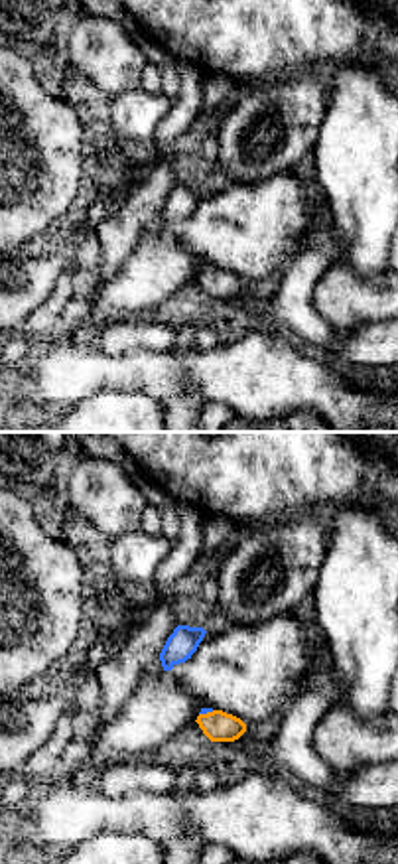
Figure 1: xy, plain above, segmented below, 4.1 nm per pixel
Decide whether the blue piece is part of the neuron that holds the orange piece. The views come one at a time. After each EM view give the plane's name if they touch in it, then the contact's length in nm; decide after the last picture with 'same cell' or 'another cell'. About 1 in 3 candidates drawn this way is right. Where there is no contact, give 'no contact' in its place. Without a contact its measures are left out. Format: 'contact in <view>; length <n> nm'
contact in xy; length 70 nm

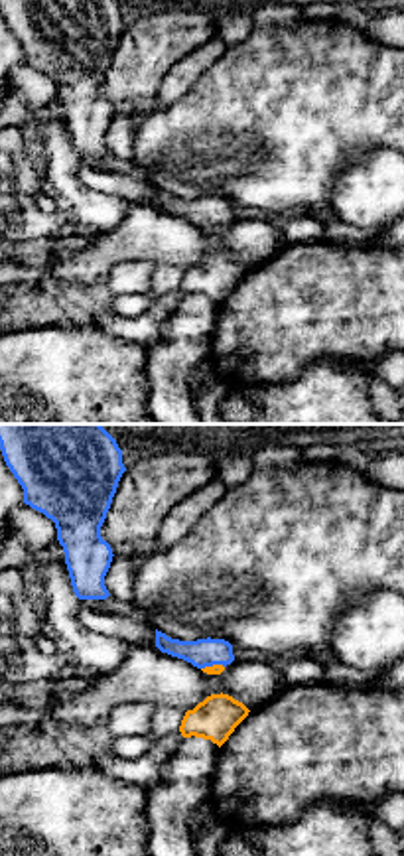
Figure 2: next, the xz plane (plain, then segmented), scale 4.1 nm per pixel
contact in xz; length 100 nm

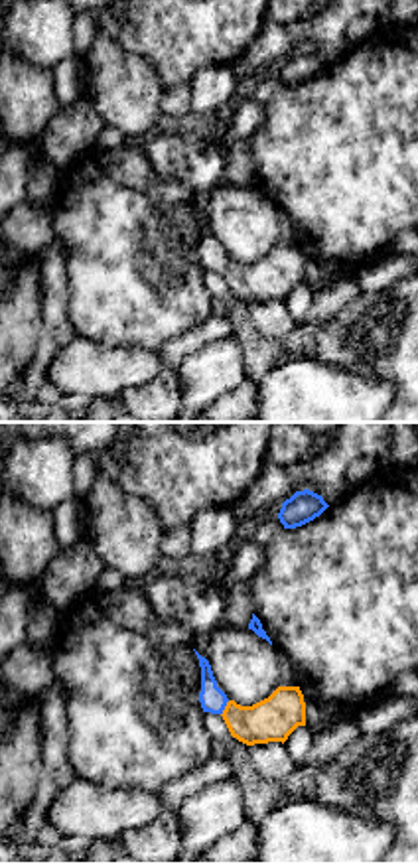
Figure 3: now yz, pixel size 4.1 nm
contact in yz; length 70 nm

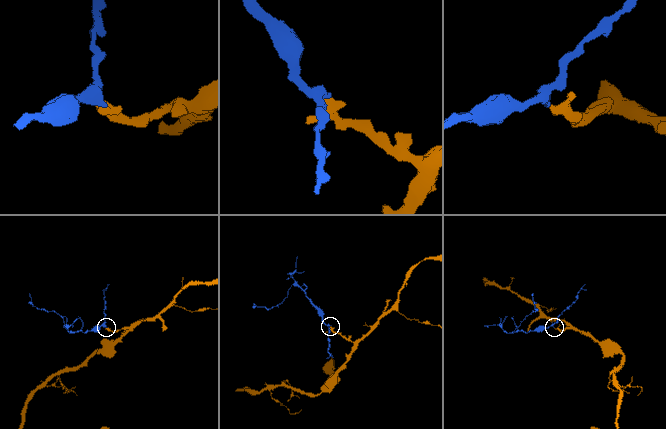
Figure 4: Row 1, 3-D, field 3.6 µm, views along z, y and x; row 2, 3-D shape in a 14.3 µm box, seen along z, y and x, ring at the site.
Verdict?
same cell

